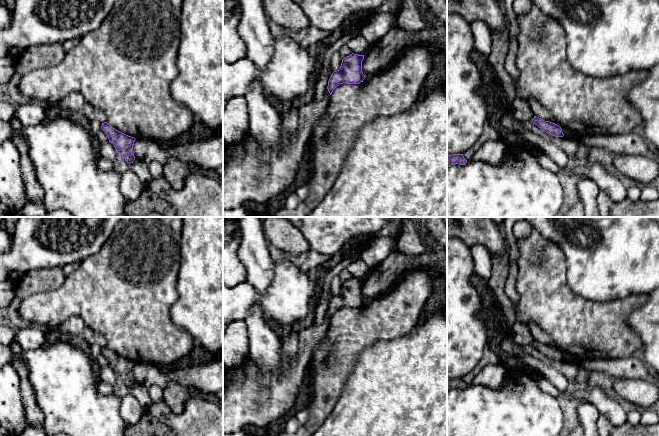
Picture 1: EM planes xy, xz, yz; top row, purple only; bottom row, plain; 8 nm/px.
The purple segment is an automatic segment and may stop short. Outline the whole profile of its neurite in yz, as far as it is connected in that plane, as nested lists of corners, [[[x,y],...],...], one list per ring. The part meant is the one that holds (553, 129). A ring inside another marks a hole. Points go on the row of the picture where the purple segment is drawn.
[[[534,116],[534,118],[532,119],[531,122],[533,124],[537,125],[539,128],[541,128],[543,131],[545,131],[549,135],[552,135],[555,137],[563,137],[564,136],[561,127],[555,123],[545,121],[537,116]]]

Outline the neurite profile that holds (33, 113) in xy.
[[[32,101],[23,105],[16,106],[15,116],[23,125],[38,125],[47,120],[46,108],[46,104]]]

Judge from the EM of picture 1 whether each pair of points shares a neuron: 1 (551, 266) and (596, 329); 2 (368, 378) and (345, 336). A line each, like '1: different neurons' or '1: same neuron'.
1: same neuron
2: different neurons

